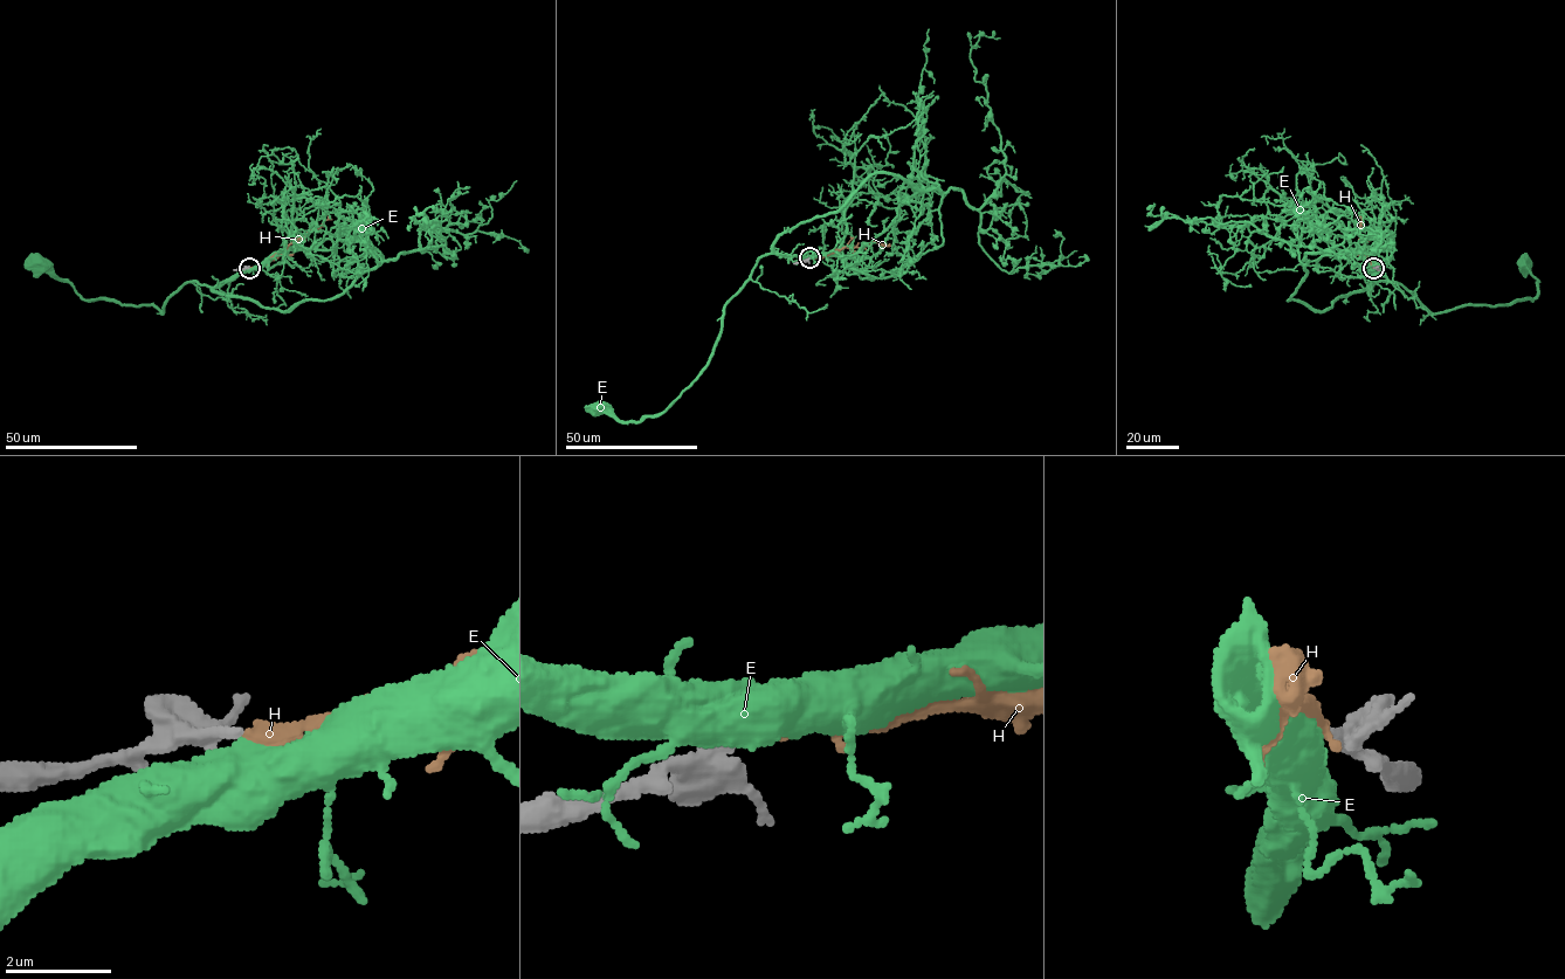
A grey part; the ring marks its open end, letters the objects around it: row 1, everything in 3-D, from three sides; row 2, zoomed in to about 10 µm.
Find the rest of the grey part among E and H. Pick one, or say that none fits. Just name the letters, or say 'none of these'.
H

